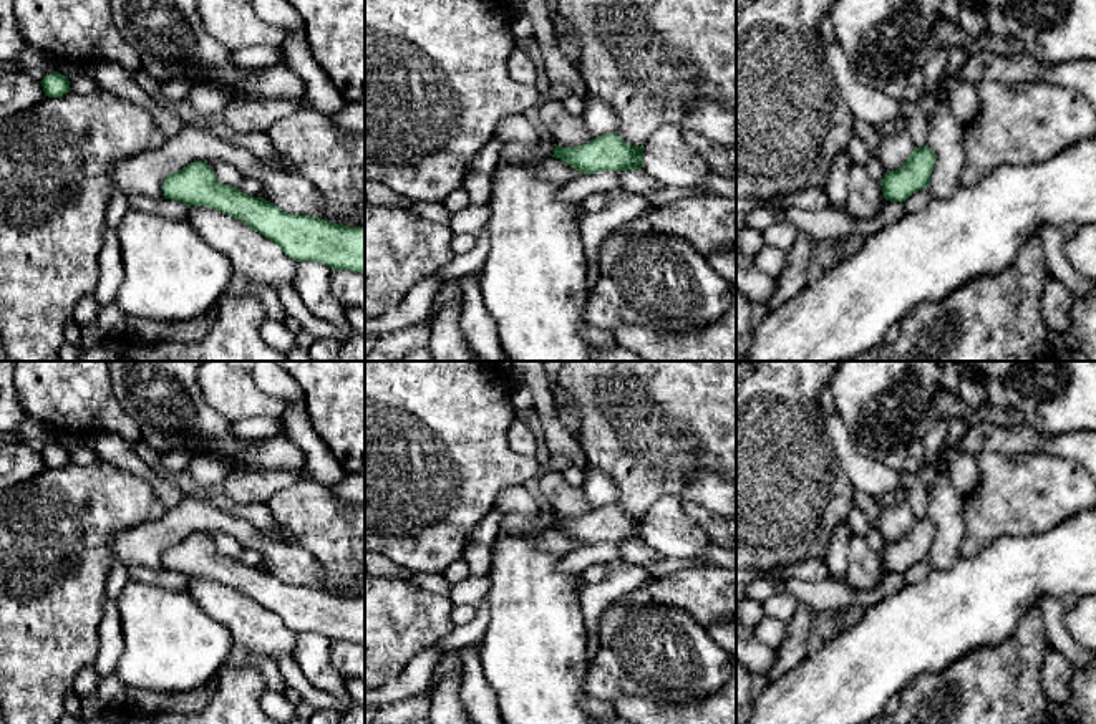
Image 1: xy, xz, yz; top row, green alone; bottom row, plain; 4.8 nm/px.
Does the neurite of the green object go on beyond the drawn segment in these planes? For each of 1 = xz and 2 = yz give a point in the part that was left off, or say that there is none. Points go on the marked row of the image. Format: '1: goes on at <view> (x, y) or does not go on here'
1: does not go on here
2: does not go on here

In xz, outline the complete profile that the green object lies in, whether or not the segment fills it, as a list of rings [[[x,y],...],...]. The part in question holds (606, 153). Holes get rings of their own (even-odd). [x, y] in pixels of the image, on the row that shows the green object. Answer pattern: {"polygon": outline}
{"polygon": [[[615,133],[597,136],[594,141],[575,147],[555,144],[552,157],[567,162],[582,174],[633,171],[643,166],[643,146],[632,146]]]}

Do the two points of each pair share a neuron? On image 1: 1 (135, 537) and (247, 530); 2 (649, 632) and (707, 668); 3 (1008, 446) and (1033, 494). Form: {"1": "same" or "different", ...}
{"1": "same", "2": "same", "3": "different"}

